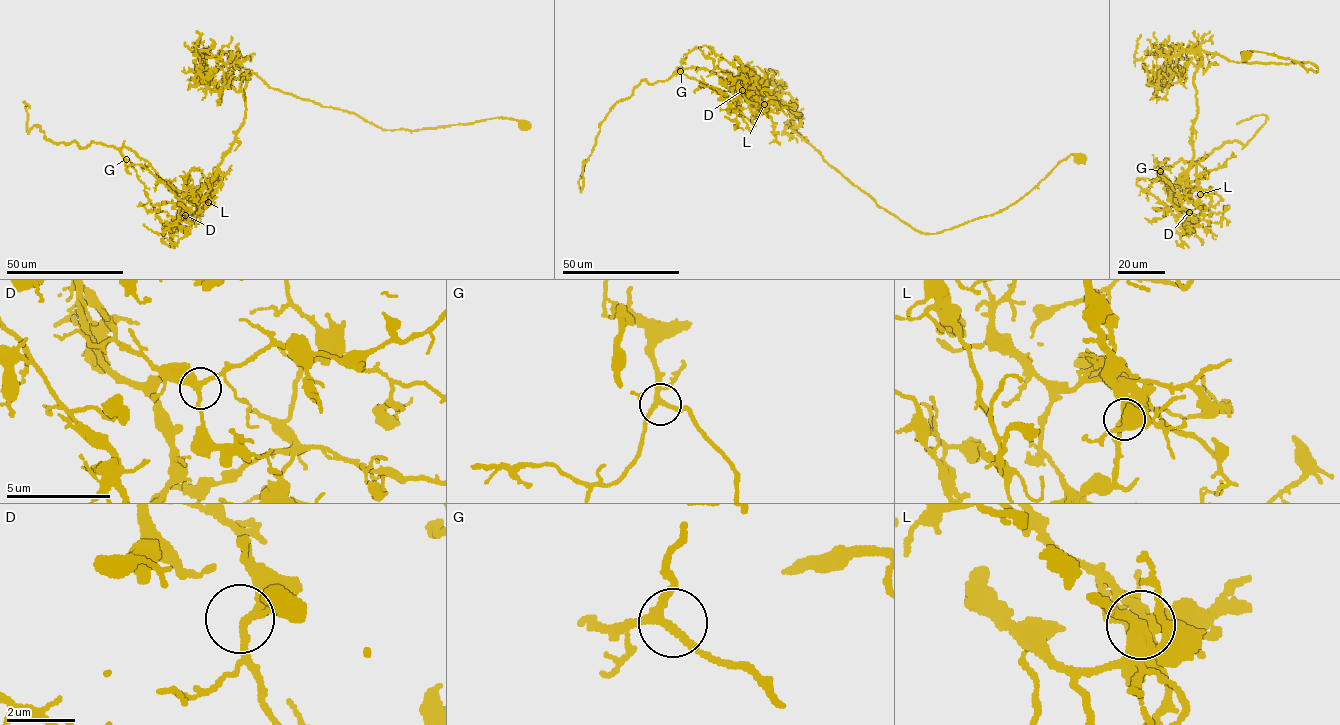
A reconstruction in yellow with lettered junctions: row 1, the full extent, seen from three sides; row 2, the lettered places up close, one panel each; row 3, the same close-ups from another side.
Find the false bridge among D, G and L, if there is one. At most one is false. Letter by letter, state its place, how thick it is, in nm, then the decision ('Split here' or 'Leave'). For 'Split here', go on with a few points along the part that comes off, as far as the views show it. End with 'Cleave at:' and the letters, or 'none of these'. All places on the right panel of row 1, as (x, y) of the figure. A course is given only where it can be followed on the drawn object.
D: Place: (1189, 212). Thickness 240 nm. Leave
G: Place: (1160, 171). Thickness 200 nm. Leave
L: Place: (1200, 194). Thickness 300 nm. Split here. Course of the part to remove: (1200, 194), (1188, 199), (1169, 186), (1155, 161), (1192, 163), (1227, 142), (1244, 145), (1266, 116), (1237, 124)
Cleave at: L

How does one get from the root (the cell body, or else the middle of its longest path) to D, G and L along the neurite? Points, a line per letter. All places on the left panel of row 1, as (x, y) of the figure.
D: (525, 123), (386, 130), (269, 87), (238, 62), (243, 124), (214, 178), (187, 188), (185, 215)
G: (525, 123), (386, 130), (269, 87), (238, 62), (244, 121), (210, 180), (179, 191), (122, 147), (126, 159)
L: (525, 123), (499, 117), (386, 130), (269, 87), (238, 62), (246, 80), (244, 121), (207, 202)

